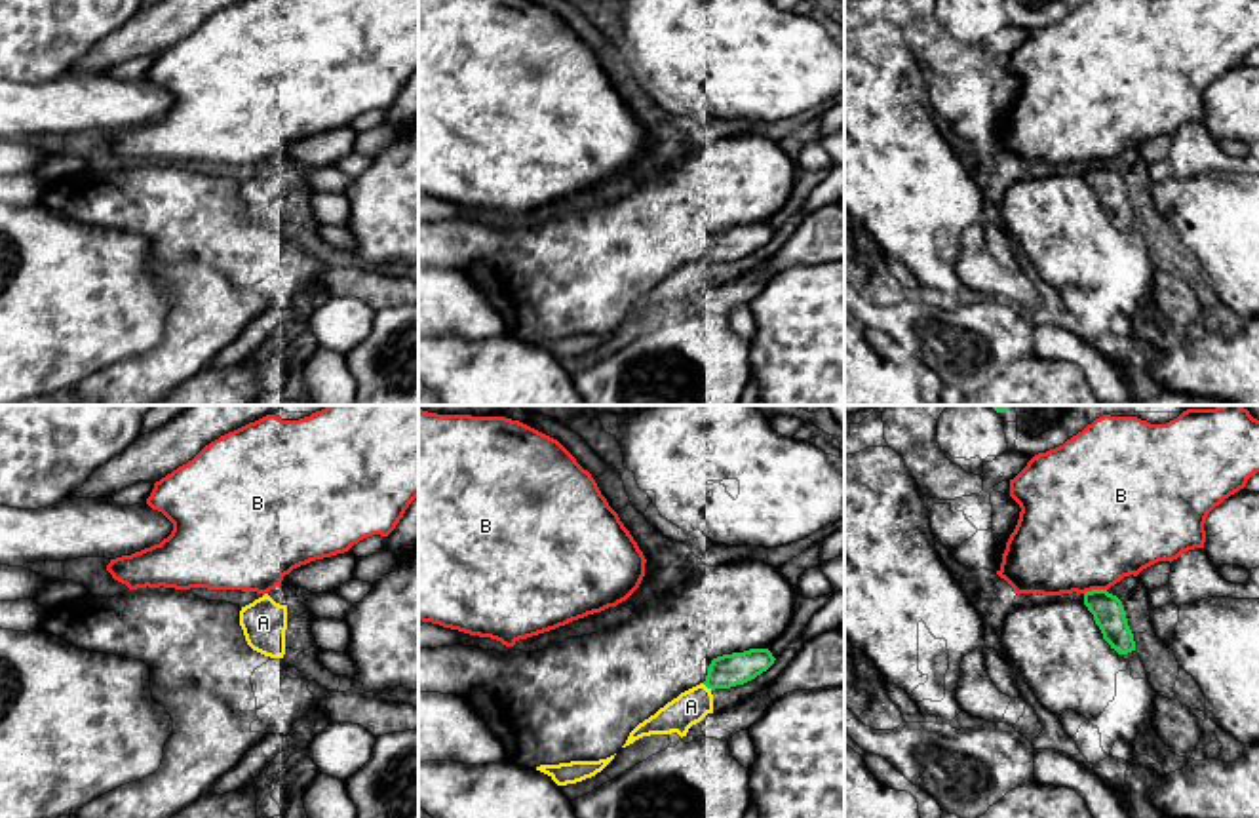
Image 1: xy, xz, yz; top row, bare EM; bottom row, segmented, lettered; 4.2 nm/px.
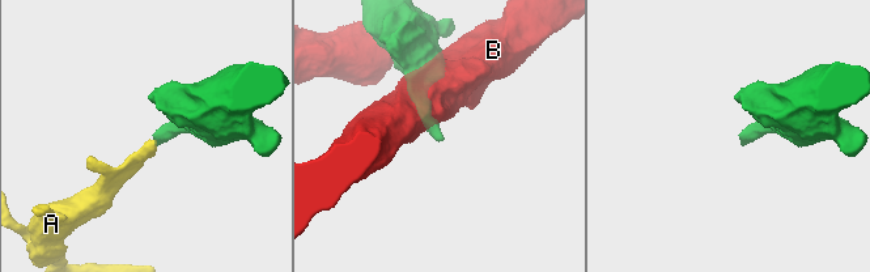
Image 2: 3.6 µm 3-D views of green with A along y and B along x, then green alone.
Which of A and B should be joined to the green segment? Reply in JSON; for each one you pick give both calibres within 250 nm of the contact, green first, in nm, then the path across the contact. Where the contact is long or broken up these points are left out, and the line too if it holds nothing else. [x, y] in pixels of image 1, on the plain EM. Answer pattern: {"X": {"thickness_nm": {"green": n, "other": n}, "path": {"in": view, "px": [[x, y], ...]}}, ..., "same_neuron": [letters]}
{"A": {"thickness_nm": {"green": 140, "other": 140}}, "same_neuron": ["A"]}

